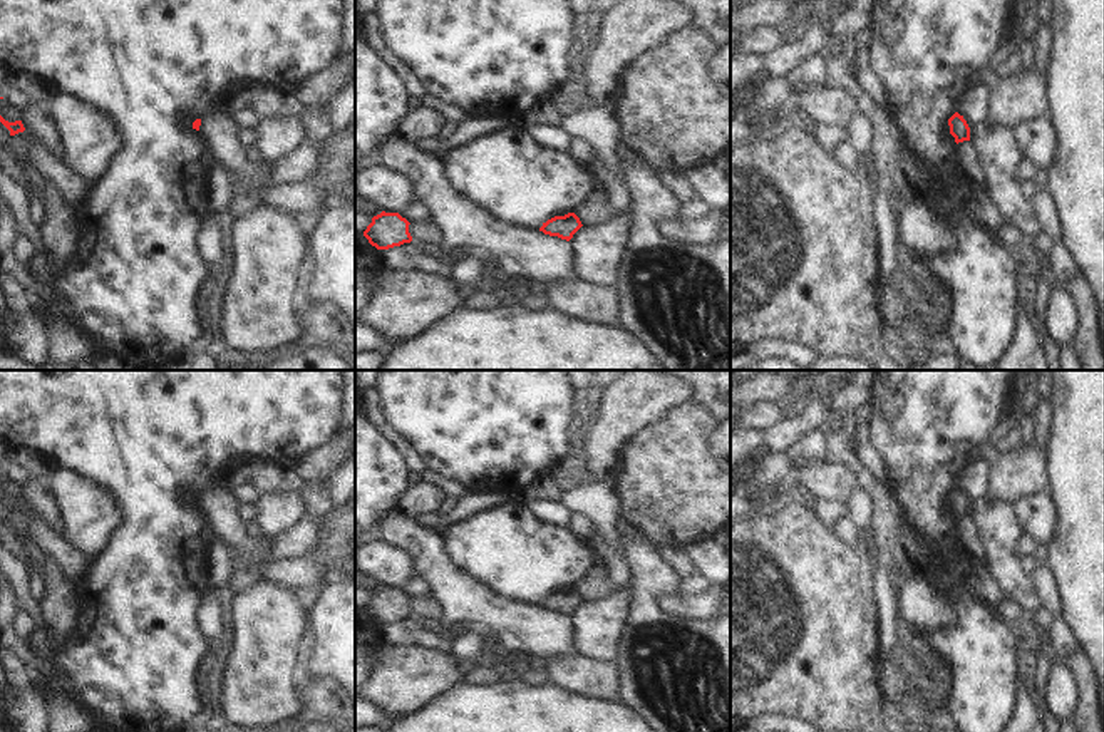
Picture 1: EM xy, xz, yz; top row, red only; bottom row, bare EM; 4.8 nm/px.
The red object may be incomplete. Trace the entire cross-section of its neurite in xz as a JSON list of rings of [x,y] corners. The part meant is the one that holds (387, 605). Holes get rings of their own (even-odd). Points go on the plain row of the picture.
[[[382,586],[372,593],[372,598],[364,606],[364,611],[377,625],[389,625],[412,616],[409,600],[410,598],[399,588]]]

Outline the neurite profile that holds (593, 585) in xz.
[[[600,558],[590,573],[575,585],[575,590],[581,600],[601,598],[613,591],[613,586],[605,578],[605,564]]]

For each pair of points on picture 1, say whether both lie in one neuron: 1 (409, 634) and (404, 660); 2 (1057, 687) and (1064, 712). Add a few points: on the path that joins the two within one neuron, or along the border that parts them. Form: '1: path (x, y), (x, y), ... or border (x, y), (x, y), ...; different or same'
1: border (377, 644), (417, 644), (446, 652); different
2: path (1062, 694), (1062, 706); same

